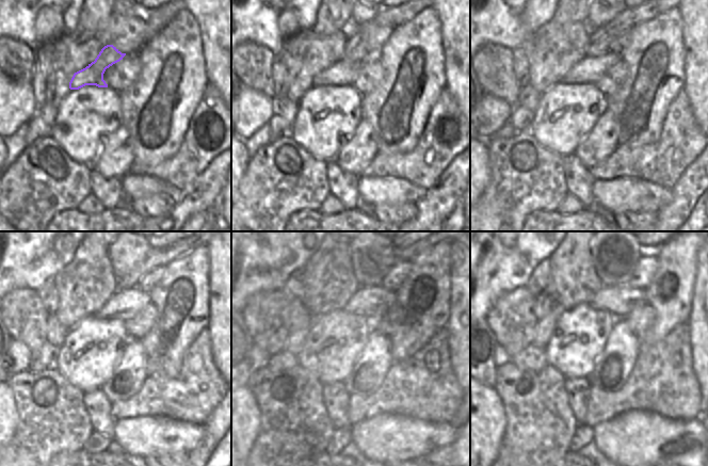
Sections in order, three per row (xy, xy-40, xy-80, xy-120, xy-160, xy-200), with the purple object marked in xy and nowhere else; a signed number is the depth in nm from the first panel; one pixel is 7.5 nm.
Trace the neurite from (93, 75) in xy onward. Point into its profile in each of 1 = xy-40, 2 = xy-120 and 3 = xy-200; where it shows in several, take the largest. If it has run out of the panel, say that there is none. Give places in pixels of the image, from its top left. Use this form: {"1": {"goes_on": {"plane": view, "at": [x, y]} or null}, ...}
{"1": {"goes_on": {"plane": "xy-40", "at": [343, 73]}}, "2": {"goes_on": {"plane": "xy-120", "at": [129, 299]}}, "3": {"goes_on": {"plane": "xy-200", "at": [618, 301]}}}

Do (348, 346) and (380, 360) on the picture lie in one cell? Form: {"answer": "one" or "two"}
{"answer": "two"}

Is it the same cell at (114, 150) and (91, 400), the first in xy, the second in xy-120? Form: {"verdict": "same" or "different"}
{"verdict": "different"}

